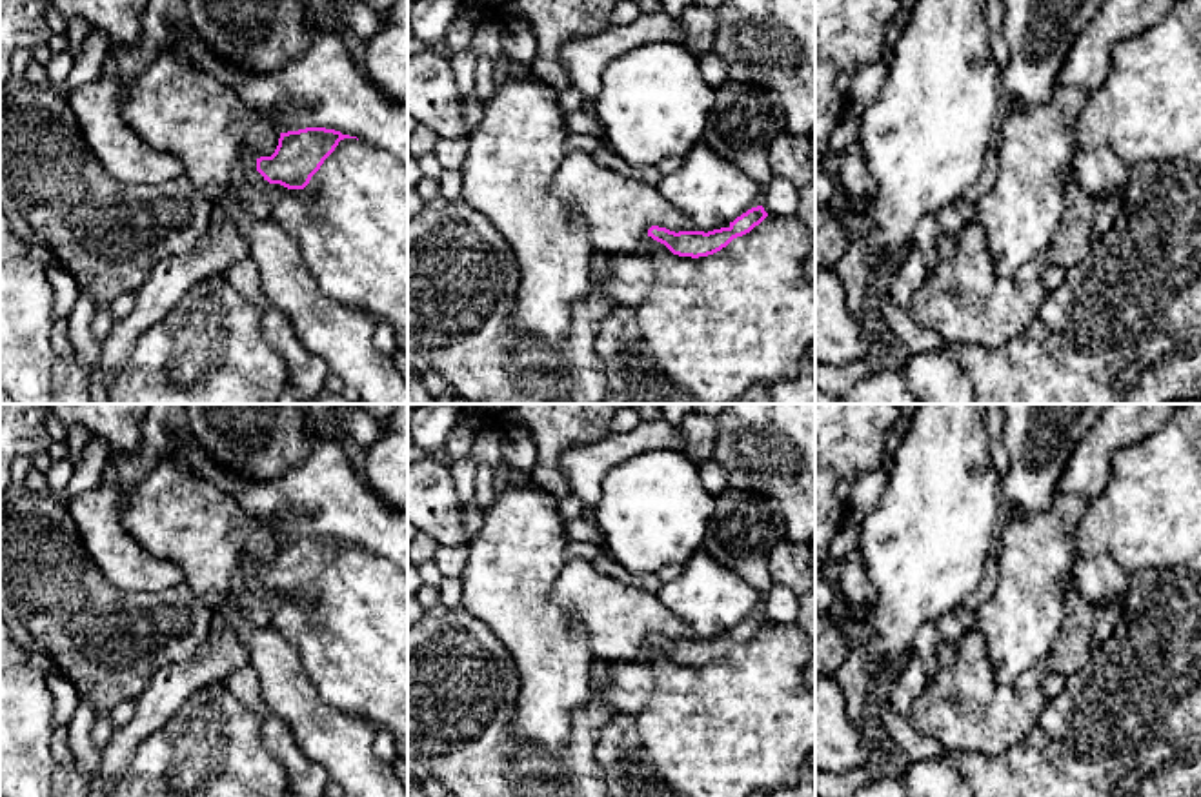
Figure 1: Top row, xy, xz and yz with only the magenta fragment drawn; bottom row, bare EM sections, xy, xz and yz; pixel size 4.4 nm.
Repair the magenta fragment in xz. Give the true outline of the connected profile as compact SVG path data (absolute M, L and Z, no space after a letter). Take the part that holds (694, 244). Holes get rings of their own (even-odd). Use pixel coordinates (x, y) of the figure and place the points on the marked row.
M762 206L752 207L726 227L713 231L670 231L666 227L651 226L648 229L648 237L641 242L639 251L644 257L650 257L653 242L664 244L673 255L679 257L708 257L722 247L726 247L733 238L750 233L755 226L759 226L768 213Z

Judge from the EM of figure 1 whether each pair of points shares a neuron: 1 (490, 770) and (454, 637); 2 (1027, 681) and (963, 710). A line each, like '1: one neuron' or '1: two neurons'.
1: one neuron
2: one neuron

